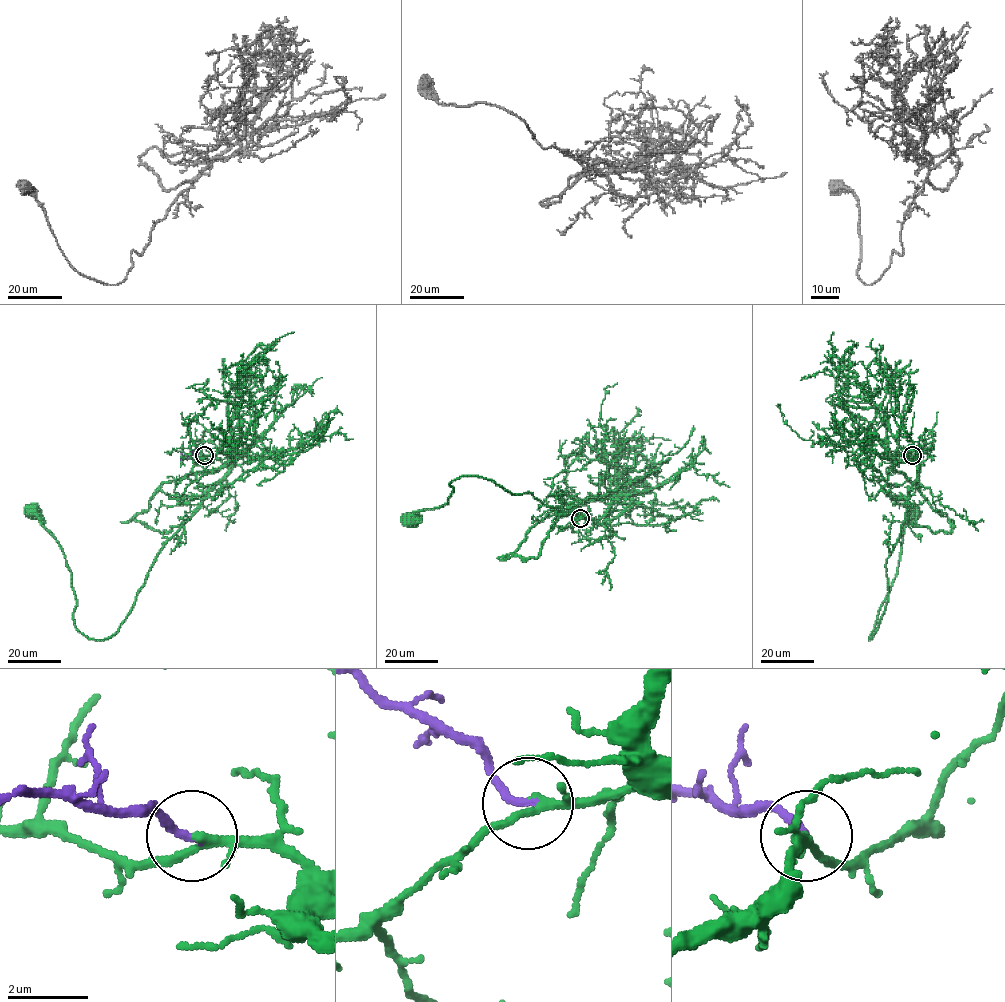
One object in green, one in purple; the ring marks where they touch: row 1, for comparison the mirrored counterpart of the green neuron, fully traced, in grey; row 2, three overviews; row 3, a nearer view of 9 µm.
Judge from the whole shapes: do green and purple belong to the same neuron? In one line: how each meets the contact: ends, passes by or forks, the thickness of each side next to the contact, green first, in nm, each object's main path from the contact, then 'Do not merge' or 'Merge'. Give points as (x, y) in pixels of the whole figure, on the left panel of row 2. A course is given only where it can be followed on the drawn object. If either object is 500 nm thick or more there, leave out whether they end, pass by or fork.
At the ring green forks. At the ring purple ends. Thickness 150 nm (green) against 220 nm. Course of green: (203, 454), (217, 457), (228, 472), (167, 541), (119, 629), (102, 640), (77, 629), (69, 567), (35, 511). Course of purple: (203, 454), (192, 452), (183, 459), (181, 453). Merge

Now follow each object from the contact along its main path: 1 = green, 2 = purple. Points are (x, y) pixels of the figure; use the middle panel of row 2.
1: (580, 519), (605, 525), (548, 507), (530, 493), (512, 495), (491, 480), (460, 476), (446, 504), (411, 520)
2: (580, 519), (569, 510), (558, 509)

